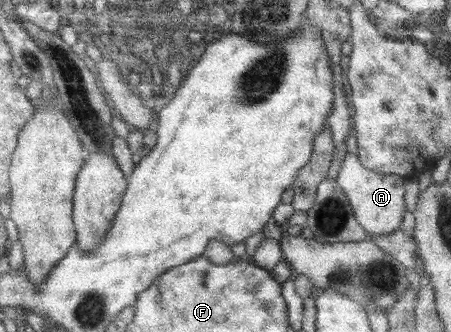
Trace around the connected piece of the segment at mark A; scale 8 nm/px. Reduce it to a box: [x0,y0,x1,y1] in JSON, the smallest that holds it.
[335,152,404,234]

